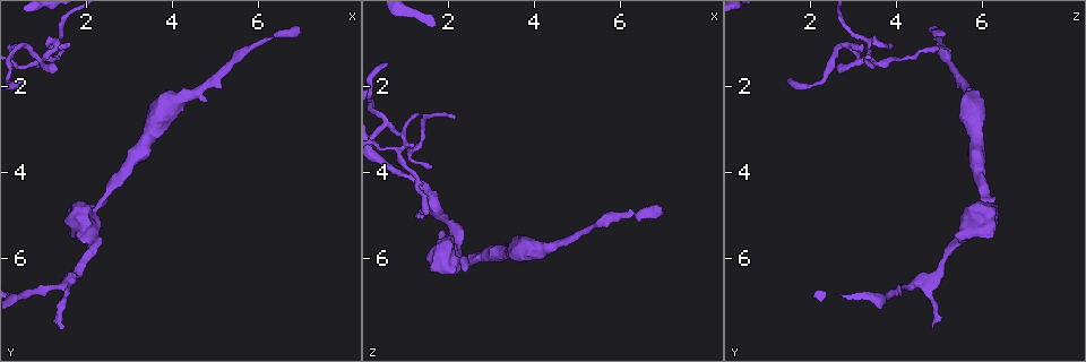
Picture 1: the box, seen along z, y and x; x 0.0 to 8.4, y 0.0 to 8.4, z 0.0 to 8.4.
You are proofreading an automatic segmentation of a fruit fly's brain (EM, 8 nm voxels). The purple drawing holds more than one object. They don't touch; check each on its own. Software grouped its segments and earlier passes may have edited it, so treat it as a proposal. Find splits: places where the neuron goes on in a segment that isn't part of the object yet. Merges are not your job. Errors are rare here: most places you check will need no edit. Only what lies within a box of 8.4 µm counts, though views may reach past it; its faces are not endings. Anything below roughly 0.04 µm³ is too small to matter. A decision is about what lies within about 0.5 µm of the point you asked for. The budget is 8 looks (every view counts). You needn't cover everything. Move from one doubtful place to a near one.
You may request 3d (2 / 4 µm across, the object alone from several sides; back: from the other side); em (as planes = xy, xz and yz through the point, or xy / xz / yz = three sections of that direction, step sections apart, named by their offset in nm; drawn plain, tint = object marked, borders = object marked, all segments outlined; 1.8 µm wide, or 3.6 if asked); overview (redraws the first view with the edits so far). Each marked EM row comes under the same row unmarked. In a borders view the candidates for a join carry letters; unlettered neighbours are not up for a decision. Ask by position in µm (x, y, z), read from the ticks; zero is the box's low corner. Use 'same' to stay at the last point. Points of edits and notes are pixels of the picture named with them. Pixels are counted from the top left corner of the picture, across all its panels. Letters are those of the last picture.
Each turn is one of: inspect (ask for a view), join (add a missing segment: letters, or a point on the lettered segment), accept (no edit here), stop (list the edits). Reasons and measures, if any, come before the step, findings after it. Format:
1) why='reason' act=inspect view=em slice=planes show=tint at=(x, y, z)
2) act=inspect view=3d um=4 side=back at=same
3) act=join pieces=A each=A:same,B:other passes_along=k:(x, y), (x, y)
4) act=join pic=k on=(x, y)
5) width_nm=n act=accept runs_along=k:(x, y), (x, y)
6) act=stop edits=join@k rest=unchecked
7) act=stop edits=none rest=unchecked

why='thin end' act=inspect view=3d um=4 side=back at=(1.50, 7.60, 4.90)

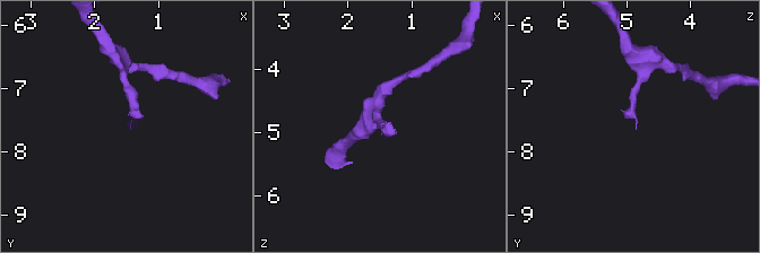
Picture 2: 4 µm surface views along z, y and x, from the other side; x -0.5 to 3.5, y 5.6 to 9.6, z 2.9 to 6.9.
act=inspect view=em um=3.6 slice=xz step=16 show=borders at=(1.45, 7.65, 4.85)

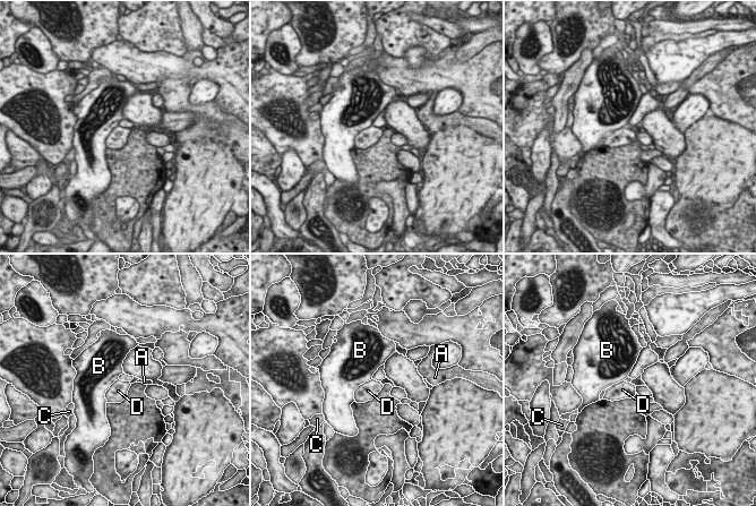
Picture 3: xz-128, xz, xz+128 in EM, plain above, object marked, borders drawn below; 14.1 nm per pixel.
why='another direction' act=inspect view=em um=3.6 slice=planes show=borders at=same

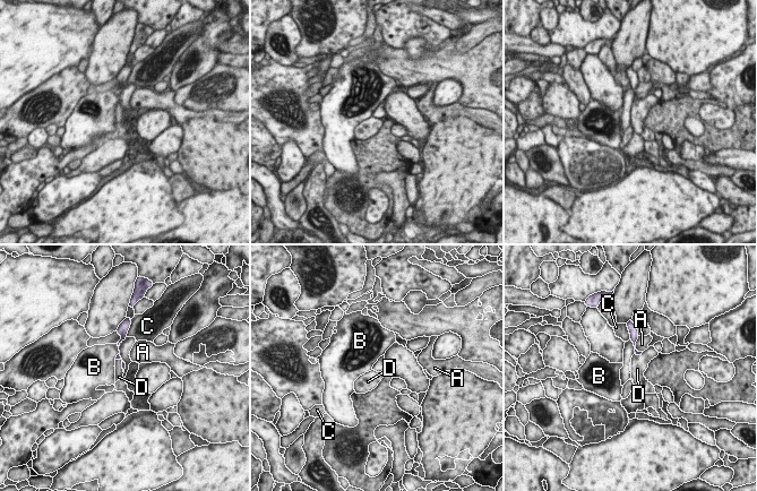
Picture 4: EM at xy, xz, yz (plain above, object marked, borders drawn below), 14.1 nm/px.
act=join pieces=D each=A:other,B:other,C:other,D:same passes_along=4:(634, 337), (638, 354), (639, 363) found='the neuron continues'

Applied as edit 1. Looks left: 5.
why='tapers out' act=inspect view=3d um=4 at=(1.50, 1.20, 5.00)

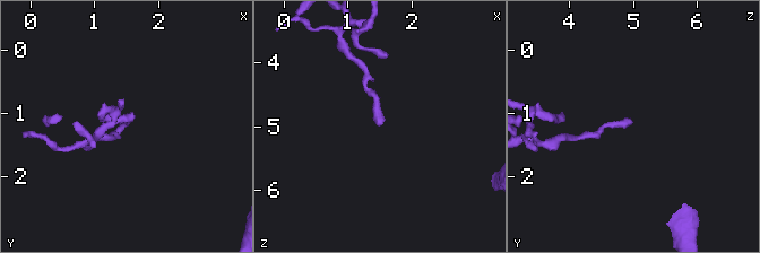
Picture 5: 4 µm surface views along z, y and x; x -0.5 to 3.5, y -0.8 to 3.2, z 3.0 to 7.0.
why='need the tissue' act=inspect view=em um=3.6 slice=yz step=16 show=tint at=(1.50, 1.20, 4.95)

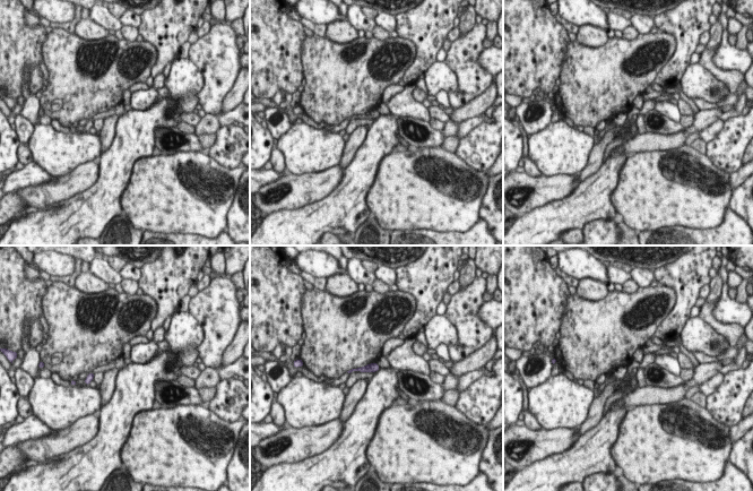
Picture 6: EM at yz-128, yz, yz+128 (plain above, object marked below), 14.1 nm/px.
act=inspect view=em um=3.6 slice=planes show=borders at=same

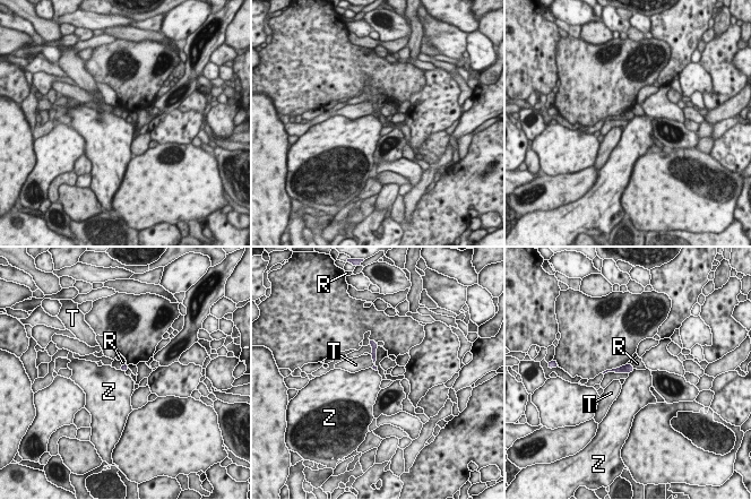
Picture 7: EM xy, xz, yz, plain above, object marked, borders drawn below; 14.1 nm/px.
act=accept each=R:other,T:other,Z:other border=7:(635, 369), (629, 373) found='none of them fits'

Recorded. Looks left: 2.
act=stop edits=join@4 rest=unchecked

